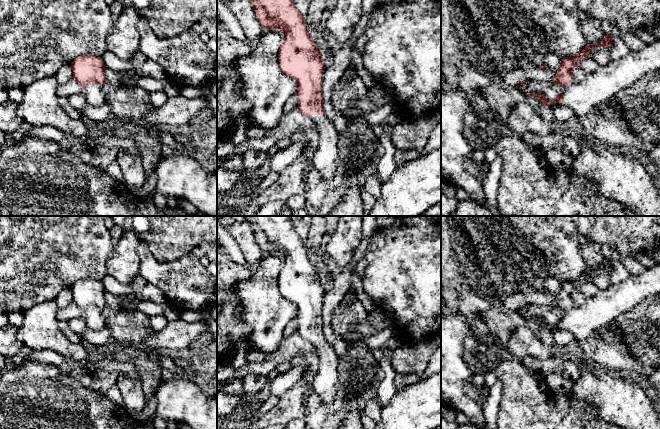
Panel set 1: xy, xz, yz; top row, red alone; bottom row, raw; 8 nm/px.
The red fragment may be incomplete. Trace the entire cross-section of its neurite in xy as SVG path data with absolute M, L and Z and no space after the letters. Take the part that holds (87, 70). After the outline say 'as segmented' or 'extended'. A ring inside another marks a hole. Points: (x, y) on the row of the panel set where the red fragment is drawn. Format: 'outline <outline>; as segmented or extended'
outline M80 56L71 63L73 78L80 84L85 102L92 106L105 103L103 85L106 83L105 65L101 57Z; extended

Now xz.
outline M250 0L257 20L266 30L280 29L285 34L279 49L281 71L298 83L297 109L316 126L319 143L312 163L329 182L337 167L339 133L323 108L323 56L307 31L304 17L293 0Z; extended

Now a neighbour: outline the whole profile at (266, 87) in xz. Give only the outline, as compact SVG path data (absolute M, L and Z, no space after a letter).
M280 29L265 30L253 51L235 63L245 97L251 104L252 124L262 130L278 125L286 101L298 87L279 67L278 54L284 39Z

